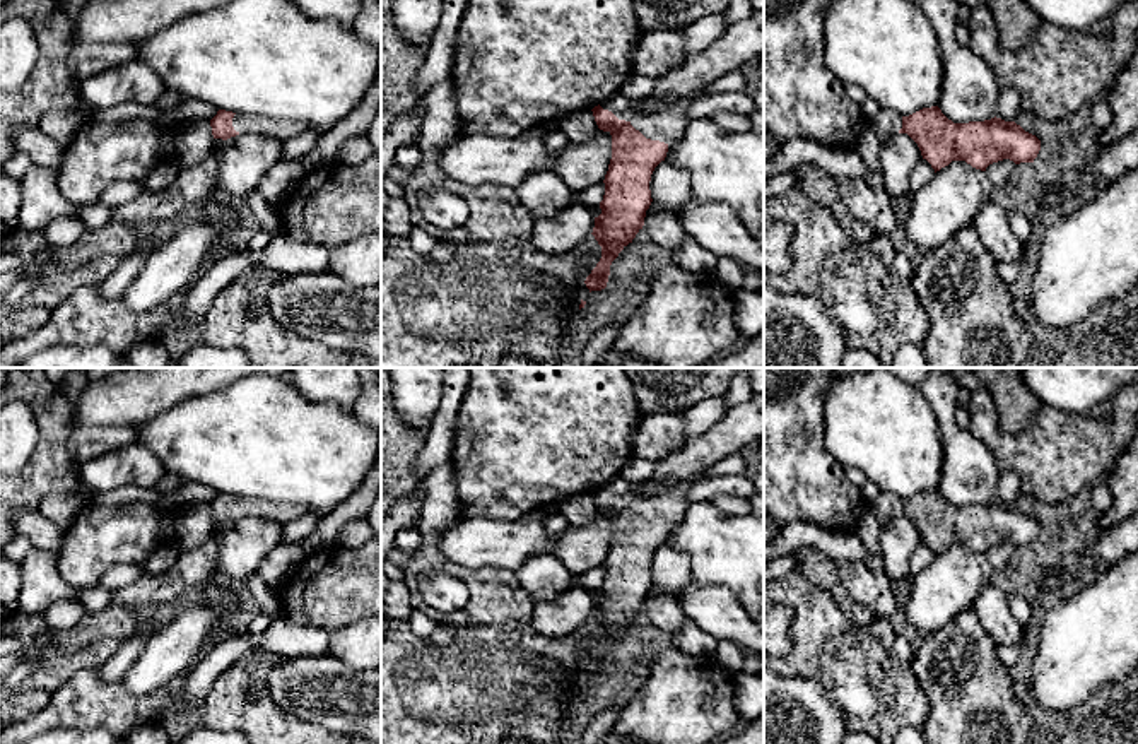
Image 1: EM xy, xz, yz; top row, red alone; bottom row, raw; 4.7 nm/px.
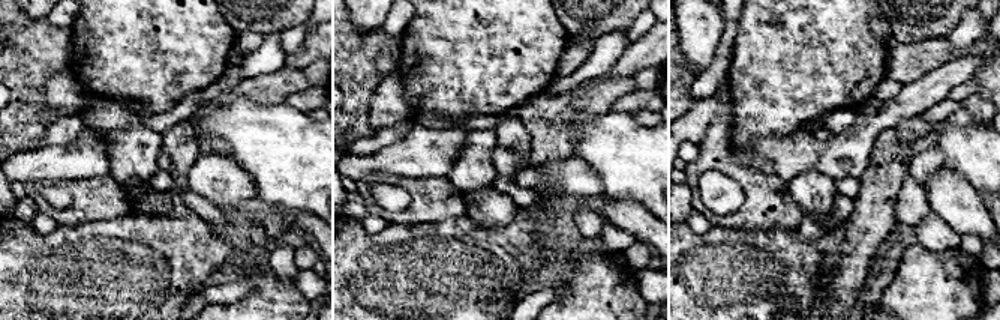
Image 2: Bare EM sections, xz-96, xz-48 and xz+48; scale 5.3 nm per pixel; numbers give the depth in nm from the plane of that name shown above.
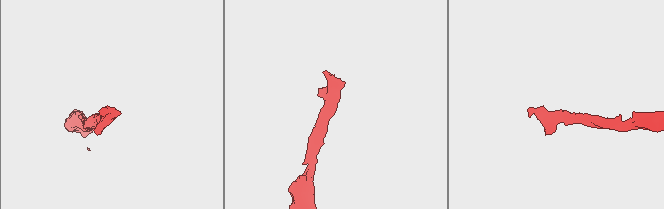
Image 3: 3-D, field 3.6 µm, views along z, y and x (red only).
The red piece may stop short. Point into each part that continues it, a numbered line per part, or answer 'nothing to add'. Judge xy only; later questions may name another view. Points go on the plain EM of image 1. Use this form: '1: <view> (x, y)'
1: xy (282, 513)

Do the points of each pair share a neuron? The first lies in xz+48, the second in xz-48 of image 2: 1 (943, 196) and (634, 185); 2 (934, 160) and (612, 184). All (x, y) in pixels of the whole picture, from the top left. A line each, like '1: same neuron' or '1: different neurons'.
1: different neurons
2: different neurons

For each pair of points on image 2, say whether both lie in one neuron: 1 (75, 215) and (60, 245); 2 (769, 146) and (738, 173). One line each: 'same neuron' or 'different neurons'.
1: different neurons
2: different neurons

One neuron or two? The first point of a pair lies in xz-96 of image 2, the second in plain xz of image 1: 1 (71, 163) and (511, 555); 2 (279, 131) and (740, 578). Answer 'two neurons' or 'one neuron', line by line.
1: one neuron
2: one neuron

